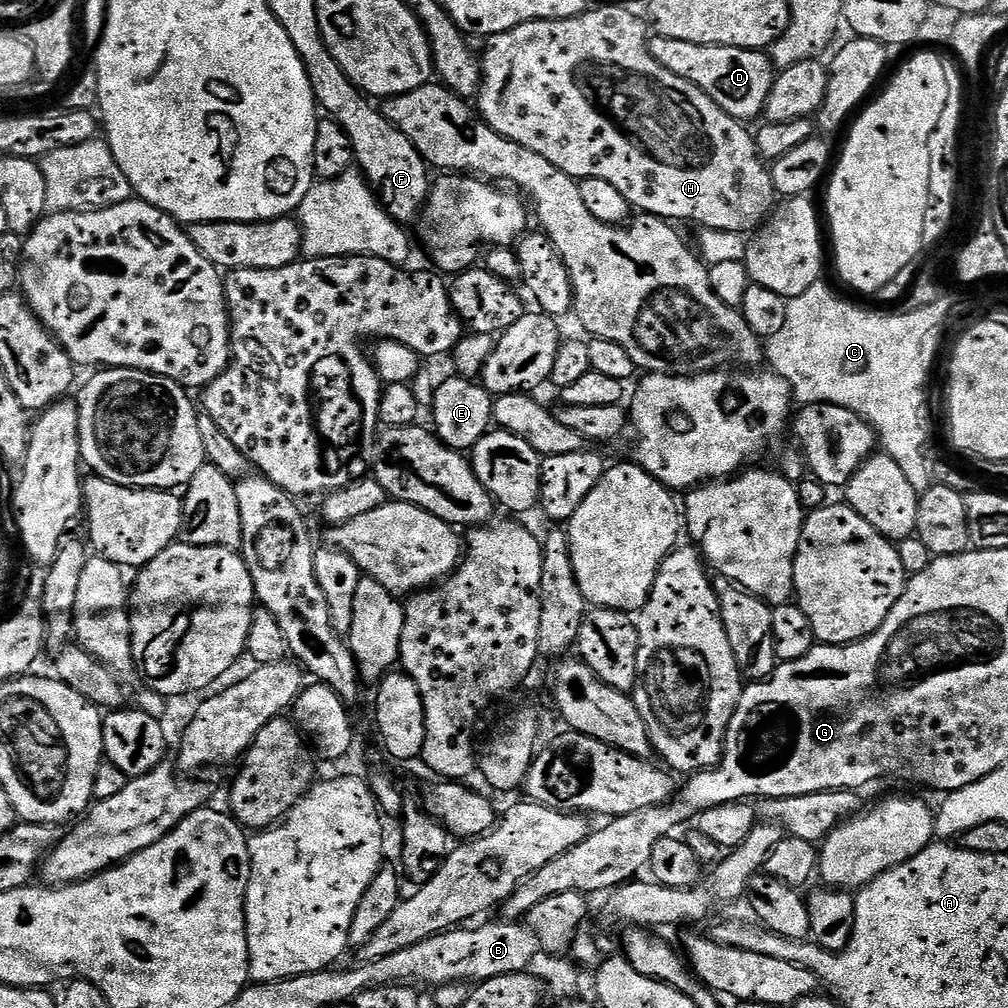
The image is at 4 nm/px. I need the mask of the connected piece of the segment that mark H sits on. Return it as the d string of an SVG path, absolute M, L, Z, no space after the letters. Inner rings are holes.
M600 8L597 12L586 10L580 16L575 16L569 20L531 20L525 24L514 26L502 34L491 37L491 39L487 41L488 49L482 52L482 75L480 77L480 91L478 93L478 101L480 100L480 104L478 103L478 115L480 119L485 120L485 122L498 134L502 134L506 138L510 138L514 142L526 146L526 150L534 150L534 154L542 154L542 158L546 158L546 162L558 166L558 170L562 170L577 182L589 180L590 178L602 178L602 182L610 182L610 186L617 188L621 192L622 198L626 198L626 202L632 205L637 213L658 216L661 220L669 222L677 222L676 220L693 220L694 223L700 224L699 227L701 229L713 228L719 232L739 232L741 234L755 233L756 230L764 224L765 220L772 215L773 209L776 208L778 204L778 193L772 181L772 170L765 161L760 159L760 152L756 149L755 135L753 135L751 131L748 133L747 130L744 129L747 127L745 127L741 121L736 120L732 116L728 116L726 110L722 110L722 106L718 106L718 102L714 102L714 98L710 98L706 95L698 85L686 82L686 78L682 78L678 74L666 70L666 66L662 66L658 62L658 58L654 58L654 54L651 53L649 48L650 28L645 21L644 24L628 8Z

